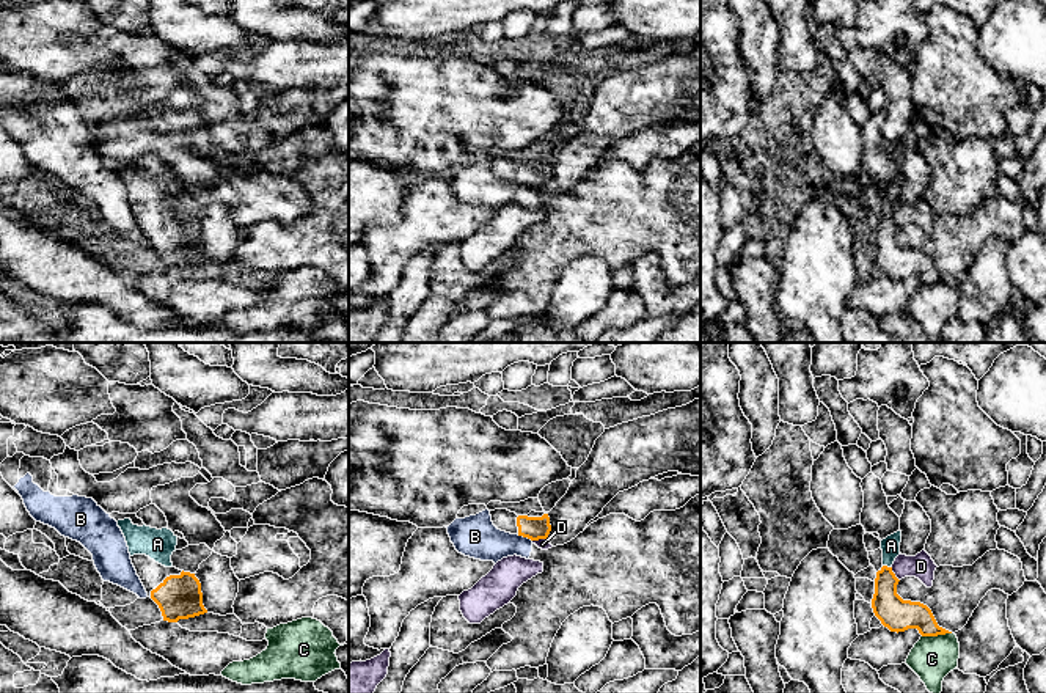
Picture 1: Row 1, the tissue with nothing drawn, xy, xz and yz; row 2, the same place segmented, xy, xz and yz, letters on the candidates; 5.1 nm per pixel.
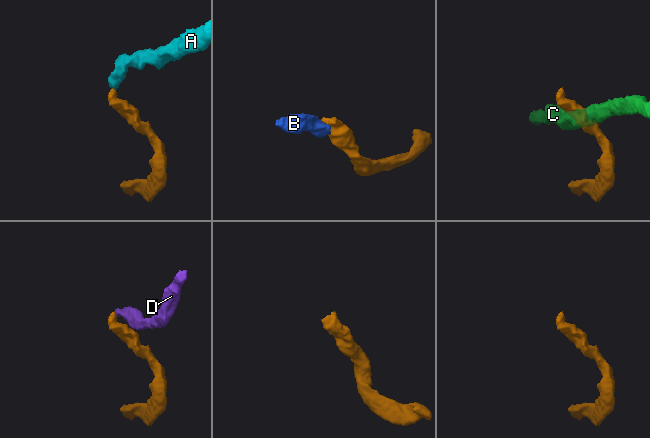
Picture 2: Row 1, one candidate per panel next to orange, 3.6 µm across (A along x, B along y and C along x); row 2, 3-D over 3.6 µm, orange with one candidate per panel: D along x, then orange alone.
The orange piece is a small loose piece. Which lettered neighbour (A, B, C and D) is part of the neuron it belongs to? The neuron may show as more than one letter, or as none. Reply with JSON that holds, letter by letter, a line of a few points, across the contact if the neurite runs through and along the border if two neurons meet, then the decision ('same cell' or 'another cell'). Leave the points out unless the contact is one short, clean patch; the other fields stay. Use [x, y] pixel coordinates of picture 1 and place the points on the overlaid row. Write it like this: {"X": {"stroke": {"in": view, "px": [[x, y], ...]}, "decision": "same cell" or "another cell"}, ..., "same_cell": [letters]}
{"A": {"stroke": {"in": "yz", "px": [[894, 613], [886, 604], [886, 566], [891, 546]]}, "decision": "same cell"}, "B": {"stroke": {"in": "xz", "px": [[517, 535], [526, 536], [531, 541]]}, "decision": "another cell"}, "C": {"decision": "another cell"}, "D": {"stroke": {"in": "yz", "px": [[891, 566], [899, 580]]}, "decision": "another cell"}, "same_cell": ["A"]}

